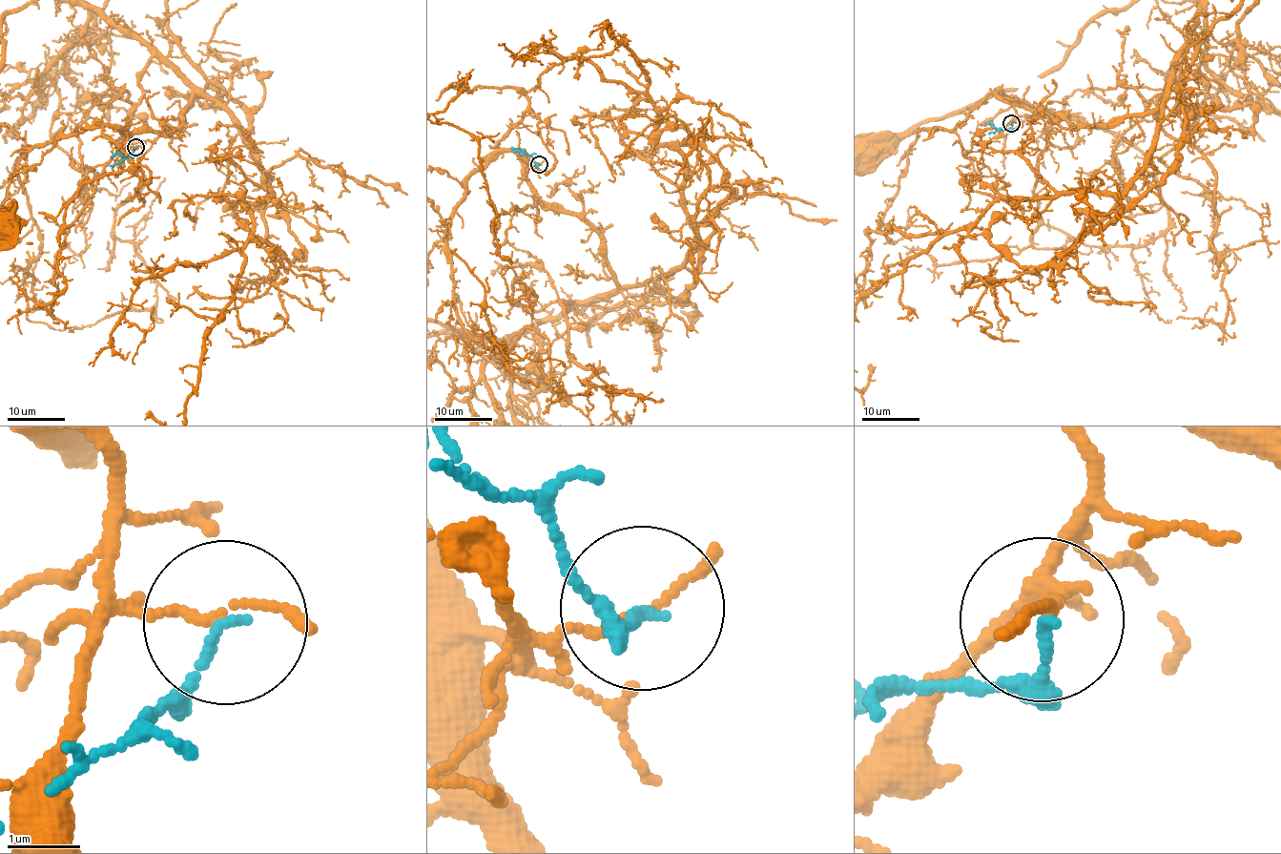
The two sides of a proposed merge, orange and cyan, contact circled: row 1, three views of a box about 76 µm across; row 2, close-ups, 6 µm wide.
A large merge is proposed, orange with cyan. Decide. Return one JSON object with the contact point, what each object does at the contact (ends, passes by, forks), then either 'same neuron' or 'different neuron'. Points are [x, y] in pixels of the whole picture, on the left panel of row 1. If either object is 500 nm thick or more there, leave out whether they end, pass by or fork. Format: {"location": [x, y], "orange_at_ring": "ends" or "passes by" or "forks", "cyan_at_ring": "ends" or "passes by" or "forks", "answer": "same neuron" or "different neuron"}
{"location": [135, 147], "orange_at_ring": "passes by", "cyan_at_ring": "ends", "answer": "different neuron"}

